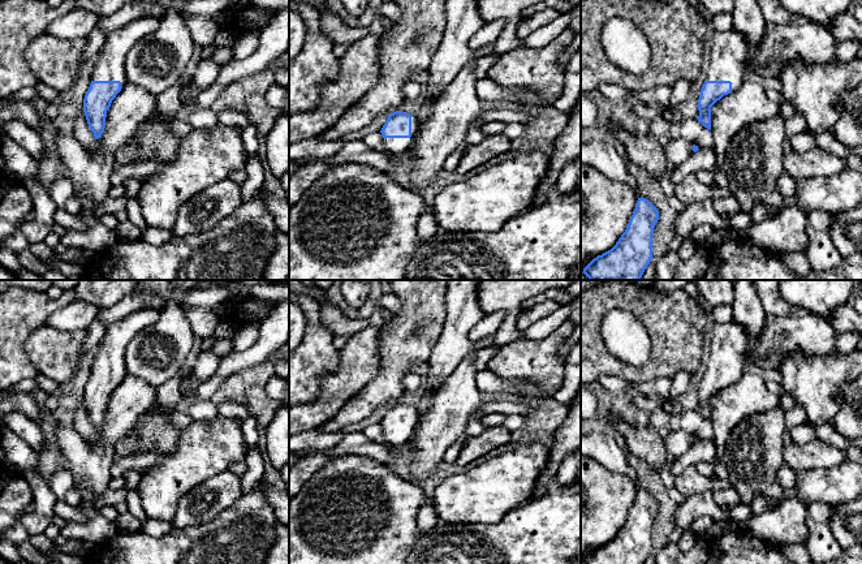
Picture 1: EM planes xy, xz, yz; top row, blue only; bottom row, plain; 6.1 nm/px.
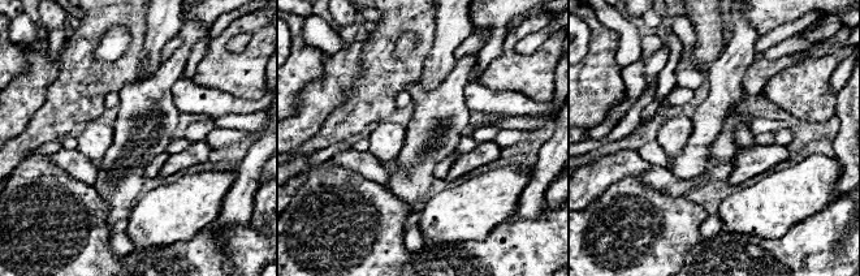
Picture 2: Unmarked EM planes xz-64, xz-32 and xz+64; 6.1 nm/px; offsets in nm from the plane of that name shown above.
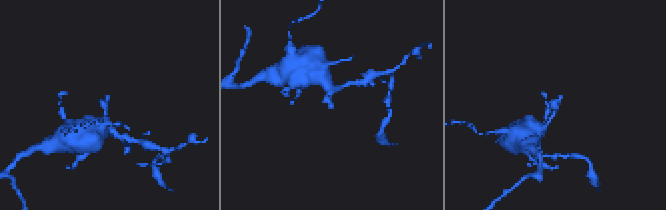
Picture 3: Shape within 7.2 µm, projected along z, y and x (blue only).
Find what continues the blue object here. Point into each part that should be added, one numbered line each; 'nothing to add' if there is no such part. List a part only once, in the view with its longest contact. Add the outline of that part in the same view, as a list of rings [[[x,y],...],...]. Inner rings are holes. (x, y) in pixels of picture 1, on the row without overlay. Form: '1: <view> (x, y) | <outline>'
1: xz (395, 438) | [[[417,408],[411,409],[411,429],[410,430],[383,430],[385,442],[392,447],[397,448],[398,445],[405,444],[413,438],[413,434],[419,422],[419,412]]]

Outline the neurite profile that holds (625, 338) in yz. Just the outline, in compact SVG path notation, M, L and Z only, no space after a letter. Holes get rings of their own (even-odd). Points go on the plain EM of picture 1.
M615 309L604 315L602 337L608 352L626 365L639 367L651 354L651 340L643 323L626 310Z

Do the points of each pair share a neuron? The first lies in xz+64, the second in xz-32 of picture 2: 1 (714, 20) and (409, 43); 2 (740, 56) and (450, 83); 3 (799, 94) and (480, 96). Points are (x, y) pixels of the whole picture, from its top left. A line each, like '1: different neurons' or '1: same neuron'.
1: different neurons
2: different neurons
3: different neurons

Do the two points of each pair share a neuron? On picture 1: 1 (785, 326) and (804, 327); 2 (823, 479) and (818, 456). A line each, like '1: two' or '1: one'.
1: one
2: two

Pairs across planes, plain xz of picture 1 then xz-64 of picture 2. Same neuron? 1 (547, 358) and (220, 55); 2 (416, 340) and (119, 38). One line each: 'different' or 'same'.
1: same
2: different

